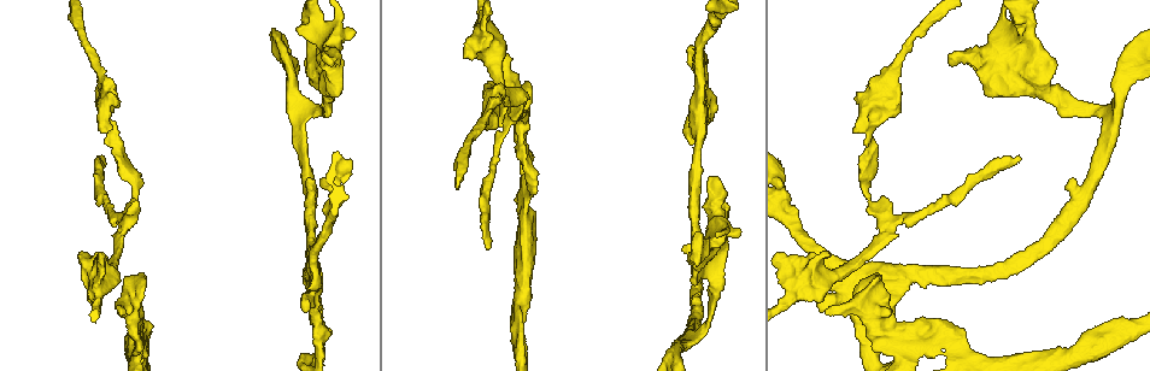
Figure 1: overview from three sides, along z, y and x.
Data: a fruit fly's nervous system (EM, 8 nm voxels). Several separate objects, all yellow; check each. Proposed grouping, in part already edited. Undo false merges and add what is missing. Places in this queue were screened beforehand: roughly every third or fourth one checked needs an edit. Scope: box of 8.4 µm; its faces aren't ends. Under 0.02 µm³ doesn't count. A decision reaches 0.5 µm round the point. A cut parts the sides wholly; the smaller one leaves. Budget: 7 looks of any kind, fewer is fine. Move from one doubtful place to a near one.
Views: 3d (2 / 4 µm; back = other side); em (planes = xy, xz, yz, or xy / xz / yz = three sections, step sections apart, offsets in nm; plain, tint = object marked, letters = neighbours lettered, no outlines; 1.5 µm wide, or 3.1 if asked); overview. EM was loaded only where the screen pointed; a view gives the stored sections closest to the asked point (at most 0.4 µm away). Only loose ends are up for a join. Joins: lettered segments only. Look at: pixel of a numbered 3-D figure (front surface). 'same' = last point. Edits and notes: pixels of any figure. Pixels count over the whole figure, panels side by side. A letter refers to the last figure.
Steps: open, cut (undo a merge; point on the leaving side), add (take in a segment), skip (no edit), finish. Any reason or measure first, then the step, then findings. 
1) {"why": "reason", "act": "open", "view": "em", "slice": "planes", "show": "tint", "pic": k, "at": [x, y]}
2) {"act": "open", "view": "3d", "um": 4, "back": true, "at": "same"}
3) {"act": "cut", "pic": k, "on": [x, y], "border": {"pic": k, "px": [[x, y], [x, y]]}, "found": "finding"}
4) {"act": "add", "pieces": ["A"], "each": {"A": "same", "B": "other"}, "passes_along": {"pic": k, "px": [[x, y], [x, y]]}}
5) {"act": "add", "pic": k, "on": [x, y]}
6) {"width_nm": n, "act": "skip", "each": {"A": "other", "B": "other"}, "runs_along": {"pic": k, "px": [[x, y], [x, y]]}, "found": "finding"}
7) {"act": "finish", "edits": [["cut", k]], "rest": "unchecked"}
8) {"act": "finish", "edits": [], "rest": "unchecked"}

{"why": "branch stops here", "act": "open", "view": "3d", "um": 4, "pic": 1, "at": [977, 353]}

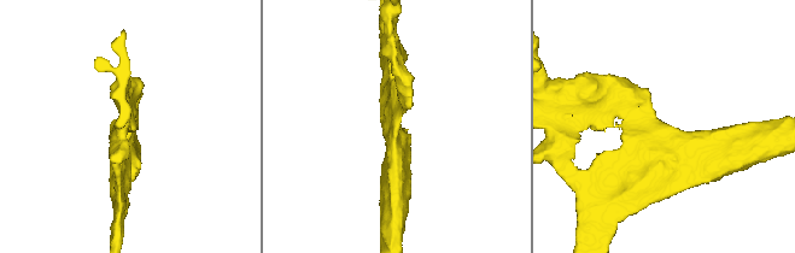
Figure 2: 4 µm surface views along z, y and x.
{"why": "need the tissue", "act": "open", "view": "em", "slice": "xy", "step": 4, "show": "plain", "pic": 2, "at": [399, 127]}

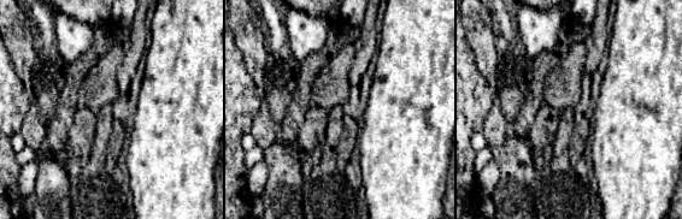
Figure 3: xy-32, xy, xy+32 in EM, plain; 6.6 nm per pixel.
{"act": "open", "view": "em", "slice": "xy", "step": 4, "show": "letters", "at": "same"}

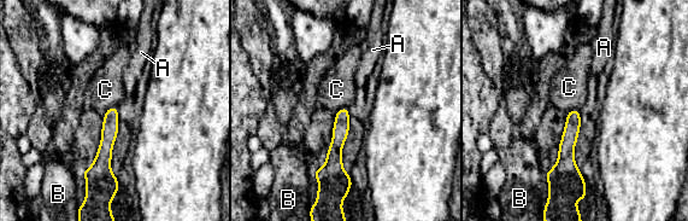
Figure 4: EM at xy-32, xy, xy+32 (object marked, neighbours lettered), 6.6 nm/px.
{"act": "skip", "each": {"A": "other", "B": "other", "C": "other"}, "border": {"pic": 4, "px": [[117, 105], [112, 105], [103, 116]]}, "found": "no lettered segment goes on from it"}

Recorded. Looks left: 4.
{"why": "end of a long branch", "act": "open", "view": "em", "slice": "xz", "step": 4, "show": "letters", "pic": 1, "at": [104, 157]}

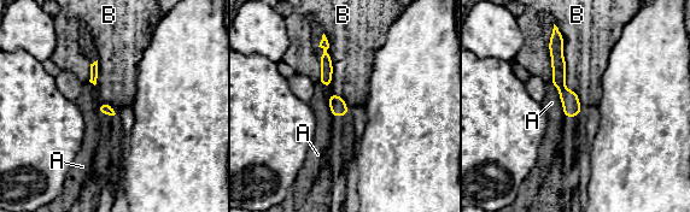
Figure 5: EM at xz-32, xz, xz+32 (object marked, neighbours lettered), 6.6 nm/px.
{"act": "skip", "each": {"A": "other", "B": "other"}, "runs_along": {"pic": 5, "px": [[556, 37], [559, 81], [572, 113]]}, "found": "no lettered segment goes on from it"}

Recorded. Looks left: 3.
{"why": "touches itself", "act": "open", "view": "3d", "um": 2, "pic": 1, "at": [320, 334]}

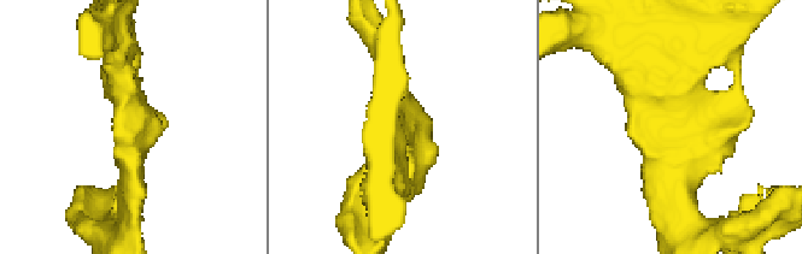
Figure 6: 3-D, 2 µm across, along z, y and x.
{"act": "open", "view": "em", "slice": "planes", "show": "letters", "pic": 6, "at": [689, 127]}

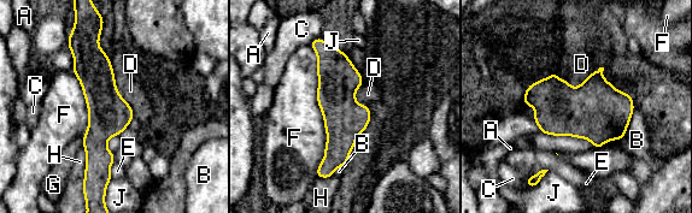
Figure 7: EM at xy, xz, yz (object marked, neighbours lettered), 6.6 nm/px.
{"width_nm": 280, "longest_contact_nm": ["F", 850], "act": "skip", "each": {"A": "other", "B": "other", "C": "other", "D": "other", "E": "other", "F": "other", "G": "other", "H": "other", "J": "other"}, "found": "one neuron here"}

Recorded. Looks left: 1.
{"act": "finish", "edits": [], "rest": "unchecked"}

